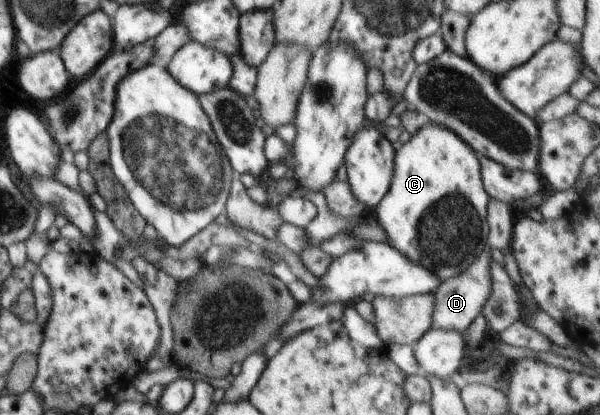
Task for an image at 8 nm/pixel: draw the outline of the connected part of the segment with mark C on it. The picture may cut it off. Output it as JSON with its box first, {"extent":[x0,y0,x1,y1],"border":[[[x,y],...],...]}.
{"extent":[374,121,490,282],"border":[[[432,121],[425,122],[408,142],[396,149],[392,184],[374,208],[378,224],[386,230],[388,240],[396,250],[404,252],[444,282],[474,264],[476,256],[486,248],[489,235],[486,210],[490,198],[482,186],[480,155],[454,131]]]}

